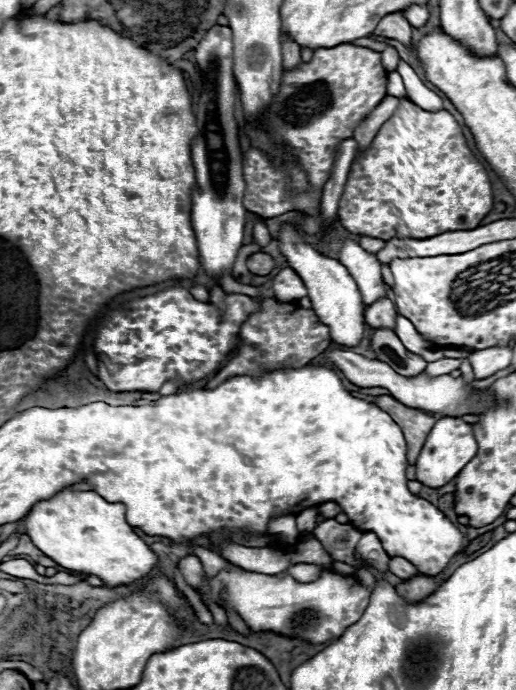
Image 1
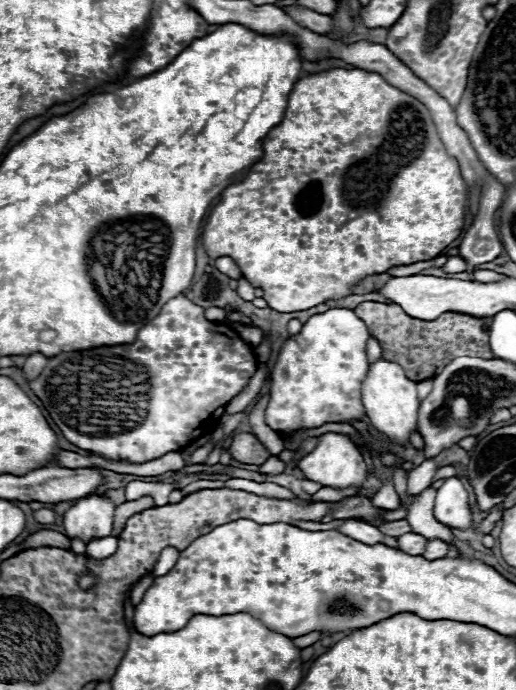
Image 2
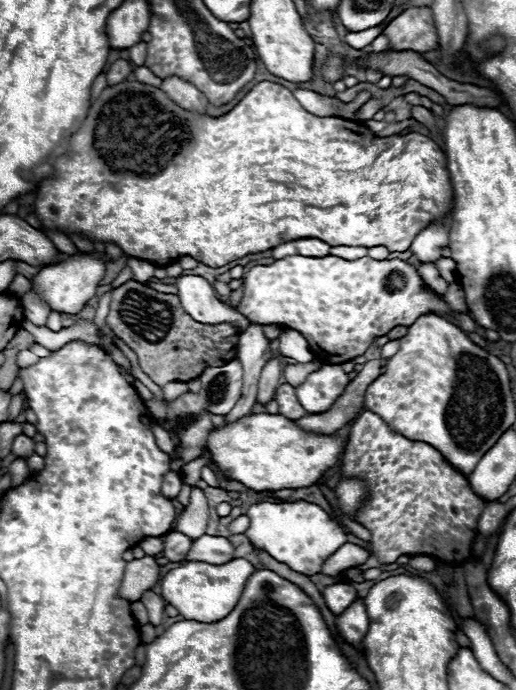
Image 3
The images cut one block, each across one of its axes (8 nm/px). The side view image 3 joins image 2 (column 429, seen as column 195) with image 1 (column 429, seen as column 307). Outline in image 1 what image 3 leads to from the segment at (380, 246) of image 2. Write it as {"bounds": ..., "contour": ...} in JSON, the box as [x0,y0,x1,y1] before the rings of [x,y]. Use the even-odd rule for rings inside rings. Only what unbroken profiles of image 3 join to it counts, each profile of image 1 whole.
{"bounds":[338,98,492,240],"contour":[[[398,98],[400,104],[390,120],[382,124],[372,144],[358,152],[344,194],[338,204],[340,224],[356,234],[380,240],[390,238],[432,238],[450,230],[474,230],[492,210],[492,188],[484,166],[476,160],[466,144],[460,124],[446,110],[428,112],[408,98]]]}

